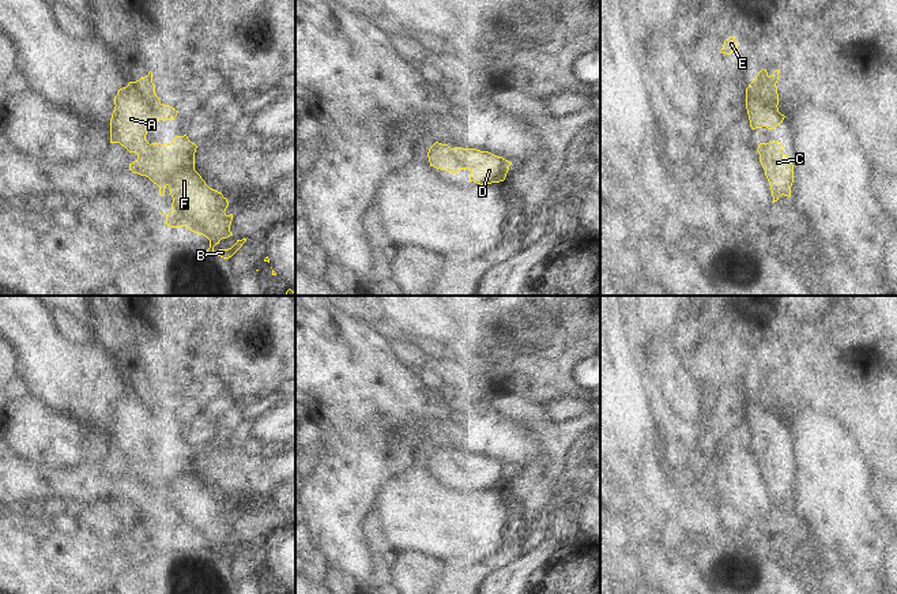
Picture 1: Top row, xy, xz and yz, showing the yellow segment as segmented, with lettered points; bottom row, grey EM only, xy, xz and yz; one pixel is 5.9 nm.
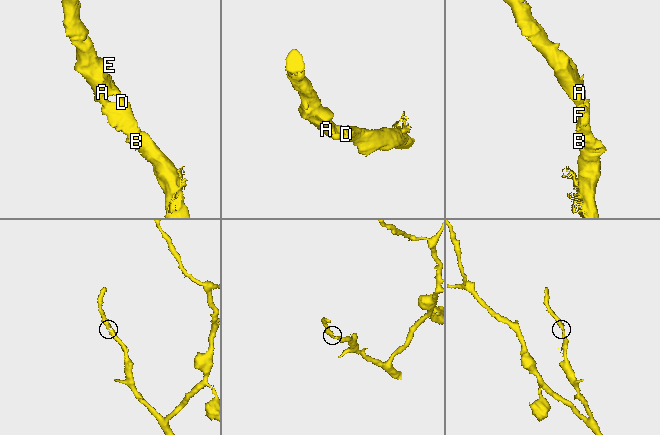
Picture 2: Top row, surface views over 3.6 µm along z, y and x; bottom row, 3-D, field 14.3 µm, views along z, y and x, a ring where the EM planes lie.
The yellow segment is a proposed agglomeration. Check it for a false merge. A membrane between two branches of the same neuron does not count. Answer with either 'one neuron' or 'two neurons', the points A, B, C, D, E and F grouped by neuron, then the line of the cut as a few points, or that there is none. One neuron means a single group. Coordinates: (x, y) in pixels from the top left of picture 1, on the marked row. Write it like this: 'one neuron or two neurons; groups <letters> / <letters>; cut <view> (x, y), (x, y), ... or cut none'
one neuron; groups A B C D E F; cut none

